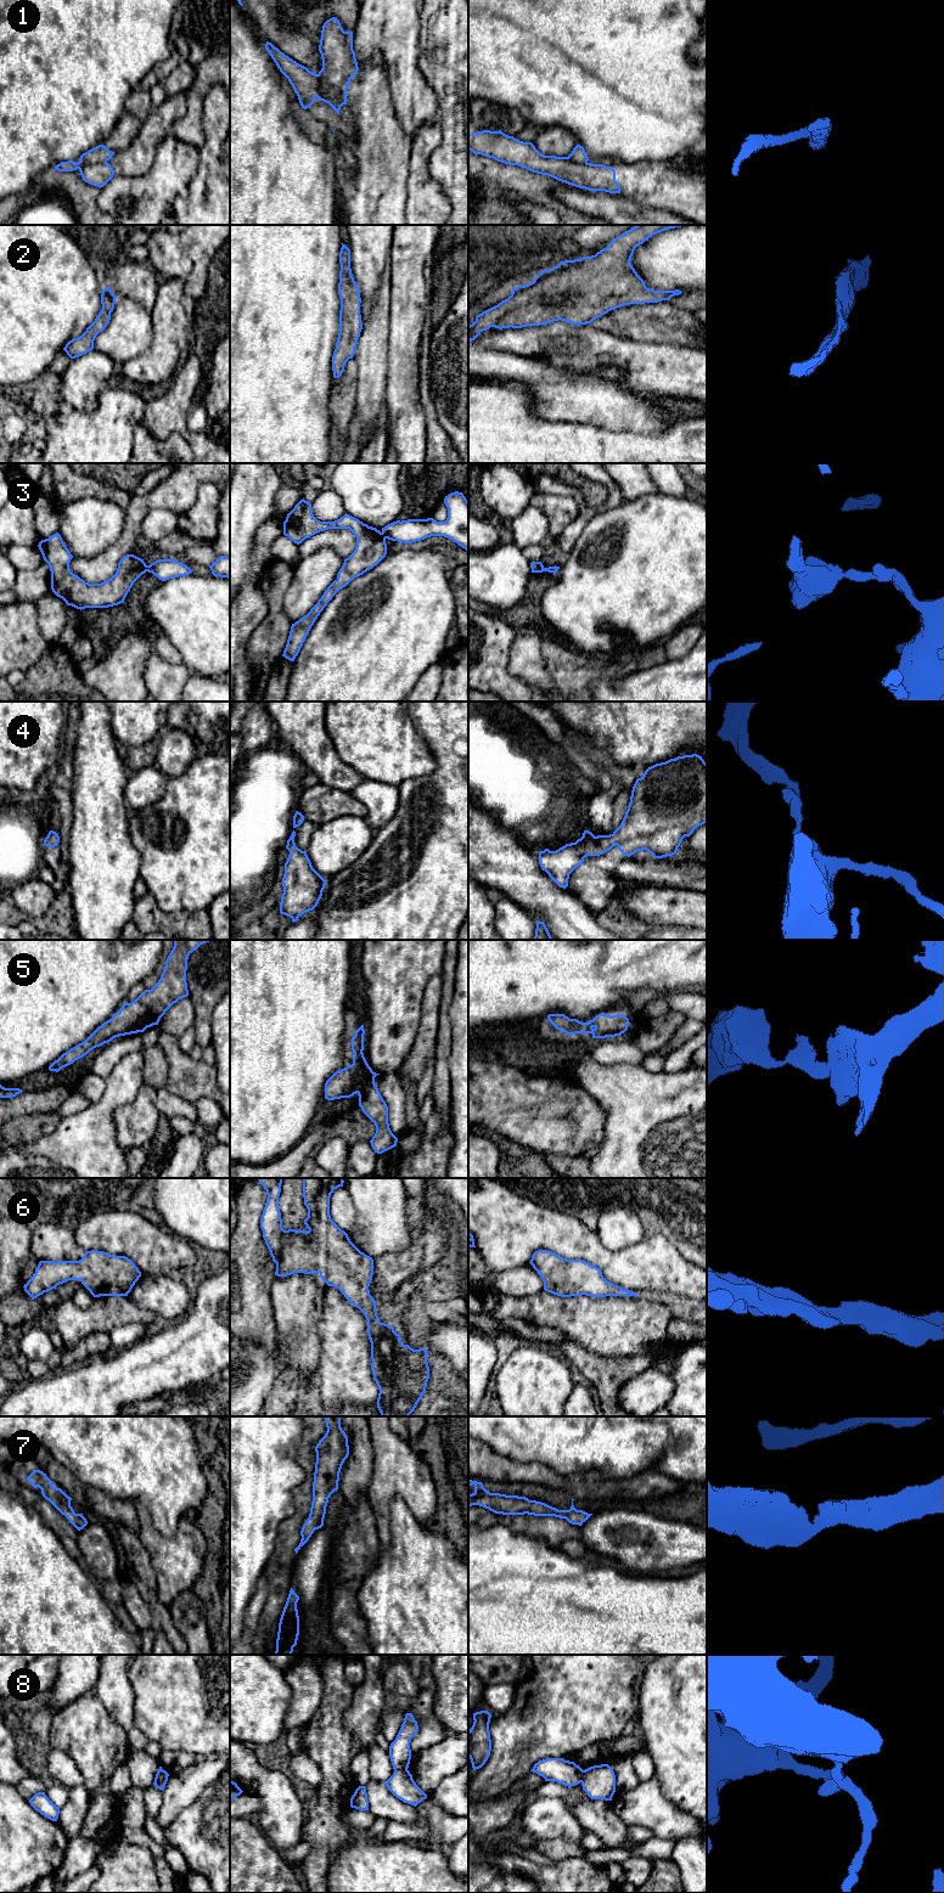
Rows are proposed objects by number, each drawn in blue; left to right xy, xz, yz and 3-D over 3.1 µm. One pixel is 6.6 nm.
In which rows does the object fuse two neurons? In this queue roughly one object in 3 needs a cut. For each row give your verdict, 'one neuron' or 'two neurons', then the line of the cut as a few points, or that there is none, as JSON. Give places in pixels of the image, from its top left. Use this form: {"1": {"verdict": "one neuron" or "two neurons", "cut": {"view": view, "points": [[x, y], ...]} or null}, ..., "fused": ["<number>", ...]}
{"1": {"verdict": "two neurons", "cut": {"view": "xz", "points": [[318, 74], [321, 85], [335, 93], [332, 105]]}}, "2": {"verdict": "one neuron", "cut": null}, "3": {"verdict": "two neurons", "cut": {"view": "xy", "points": [[146, 565], [147, 570]]}}, "4": {"verdict": "one neuron", "cut": null}, "5": {"verdict": "one neuron", "cut": null}, "6": {"verdict": "one neuron", "cut": null}, "7": {"verdict": "one neuron", "cut": null}, "8": {"verdict": "two neurons", "cut": {"view": "xz", "points": [[406, 1769], [394, 1770]]}}, "fused": ["1", "3", "8"]}

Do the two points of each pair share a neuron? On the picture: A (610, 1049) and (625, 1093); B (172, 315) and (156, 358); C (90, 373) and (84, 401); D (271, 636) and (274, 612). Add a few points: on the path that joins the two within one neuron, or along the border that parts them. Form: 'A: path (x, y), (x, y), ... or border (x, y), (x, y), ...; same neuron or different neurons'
A: border (589, 1052), (606, 1065), (640, 1066); different neurons
B: path (172, 326), (172, 341), (167, 347); same neuron
C: path (84, 381), (84, 394); same neuron
D: path (274, 630), (274, 618); same neuron

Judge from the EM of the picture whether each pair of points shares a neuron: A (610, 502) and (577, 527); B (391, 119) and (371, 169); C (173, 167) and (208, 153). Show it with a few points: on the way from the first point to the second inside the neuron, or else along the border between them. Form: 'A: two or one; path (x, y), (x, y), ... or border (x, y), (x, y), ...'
A: one; path (601, 508), (591, 511), (584, 518)
B: one; path (391, 133), (391, 153), (385, 159)
C: two; border (198, 148), (198, 167), (189, 184)

